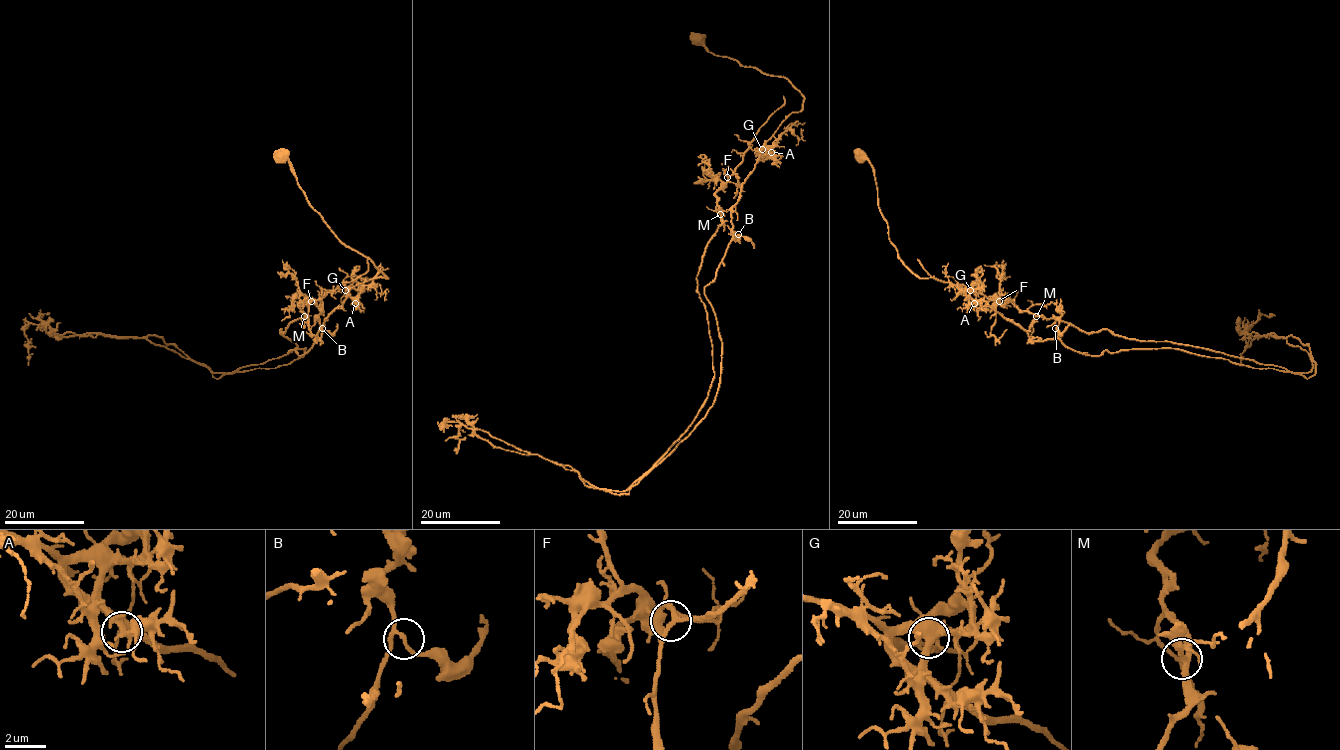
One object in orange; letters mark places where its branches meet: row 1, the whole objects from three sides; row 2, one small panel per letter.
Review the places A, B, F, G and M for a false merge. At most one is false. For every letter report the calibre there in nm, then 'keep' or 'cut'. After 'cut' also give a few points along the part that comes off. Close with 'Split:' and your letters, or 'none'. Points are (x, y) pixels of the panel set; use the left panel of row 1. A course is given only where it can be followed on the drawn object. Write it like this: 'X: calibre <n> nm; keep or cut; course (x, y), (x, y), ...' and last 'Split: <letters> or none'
A: calibre 300 nm; keep
B: calibre 170 nm; keep
F: calibre 200 nm; keep
G: calibre 140 nm; cut; course (346, 290), (299, 305), (280, 330), (292, 351), (230, 373), (145, 338), (32, 323), (28, 365)
M: calibre 240 nm; keep
Split: G

